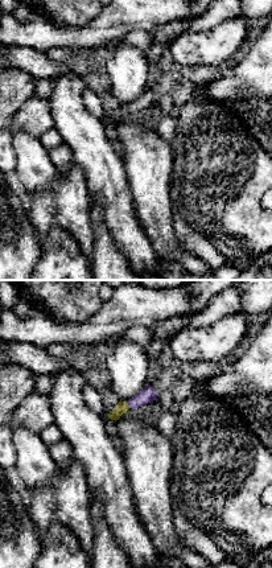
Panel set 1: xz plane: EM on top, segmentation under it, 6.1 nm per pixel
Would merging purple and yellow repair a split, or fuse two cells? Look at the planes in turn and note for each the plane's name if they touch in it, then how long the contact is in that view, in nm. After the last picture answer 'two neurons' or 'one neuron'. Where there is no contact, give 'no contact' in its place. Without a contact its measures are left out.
xz | 50 nm

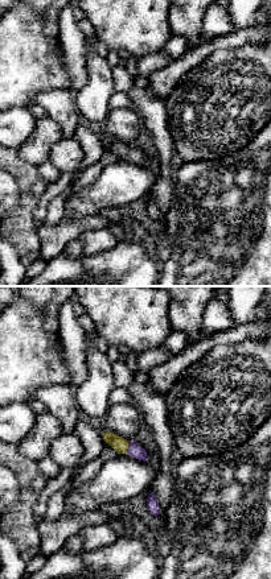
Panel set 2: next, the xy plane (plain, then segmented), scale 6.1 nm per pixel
xy | 80 nm

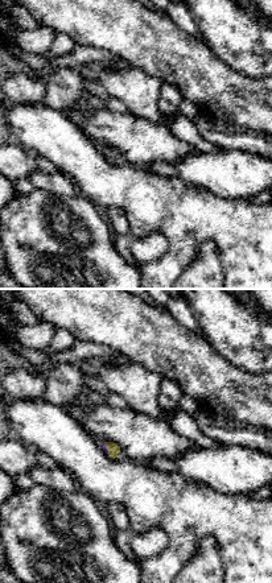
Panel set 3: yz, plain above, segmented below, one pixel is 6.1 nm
yz | 90 nm

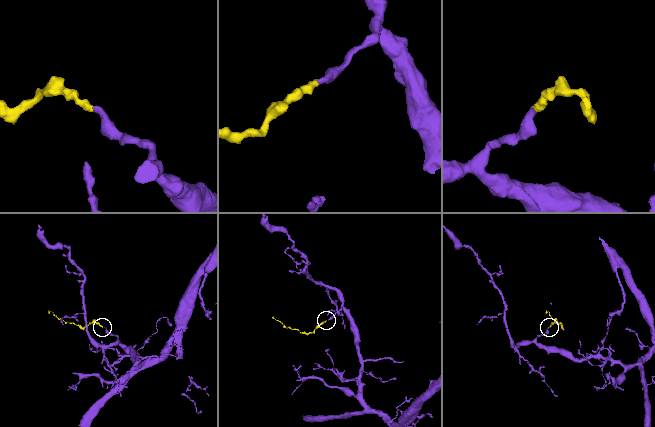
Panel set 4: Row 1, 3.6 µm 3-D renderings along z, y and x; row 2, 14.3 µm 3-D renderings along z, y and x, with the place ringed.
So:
one neuron

